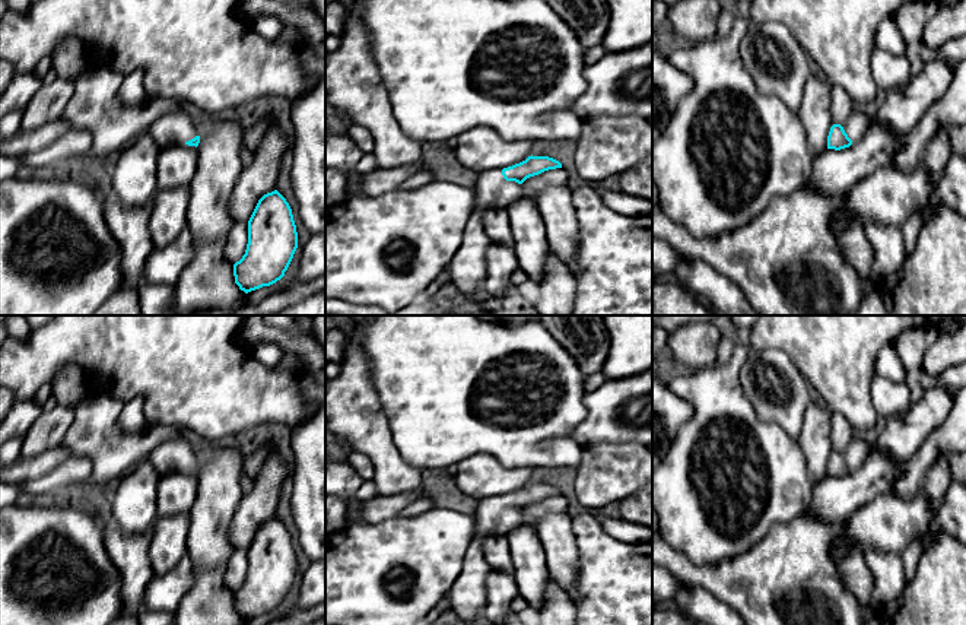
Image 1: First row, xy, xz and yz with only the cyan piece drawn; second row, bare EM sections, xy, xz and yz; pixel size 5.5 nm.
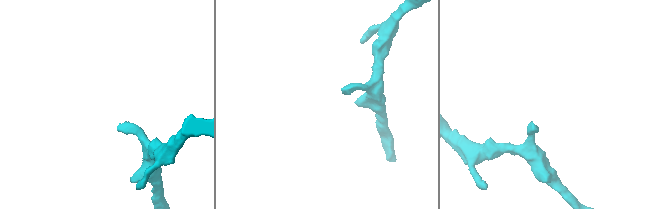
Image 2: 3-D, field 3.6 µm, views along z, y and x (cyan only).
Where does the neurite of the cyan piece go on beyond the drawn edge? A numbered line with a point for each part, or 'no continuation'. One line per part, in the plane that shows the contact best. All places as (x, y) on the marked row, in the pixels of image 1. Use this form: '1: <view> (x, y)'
1: xz (469, 269)

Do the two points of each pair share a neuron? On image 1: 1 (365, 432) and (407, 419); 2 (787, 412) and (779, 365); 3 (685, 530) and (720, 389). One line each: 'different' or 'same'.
1: different
2: same
3: same

